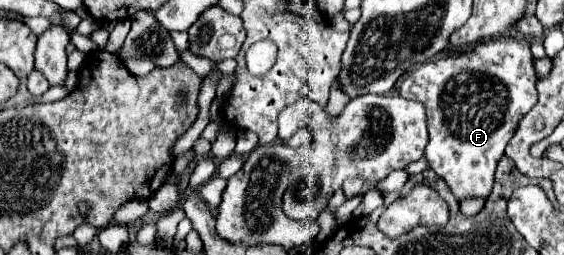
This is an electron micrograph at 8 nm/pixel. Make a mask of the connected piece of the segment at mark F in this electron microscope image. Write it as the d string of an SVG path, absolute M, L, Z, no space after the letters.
M501 35L483 41L457 57L445 57L431 63L423 63L403 79L399 95L425 105L429 143L425 145L423 157L427 159L429 167L437 173L437 177L447 183L457 201L489 197L493 187L493 175L497 163L505 153L507 143L511 141L519 121L537 103L535 81L537 75L533 69L529 41L525 37L515 37L515 35Z

